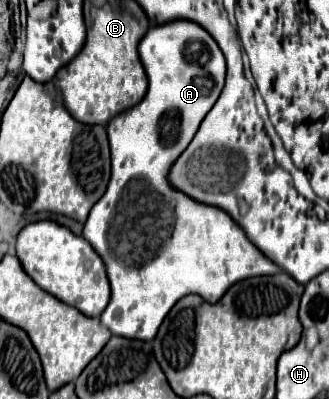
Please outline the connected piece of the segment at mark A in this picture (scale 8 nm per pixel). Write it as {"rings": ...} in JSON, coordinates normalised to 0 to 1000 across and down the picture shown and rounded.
{"rings":[[[541,48],[456,68],[419,113],[419,138],[450,188],[450,233],[413,268],[359,283],[322,308],[340,378],[340,444],[316,494],[280,519],[249,594],[310,644],[340,724],[334,759],[304,789],[310,815],[359,845],[462,855],[541,749],[596,734],[620,744],[620,754],[657,759],[717,704],[839,684],[851,674],[754,604],[693,534],[578,504],[559,484],[523,474],[505,449],[523,409],[571,368],[681,218],[687,153],[663,108],[608,63]]]}

